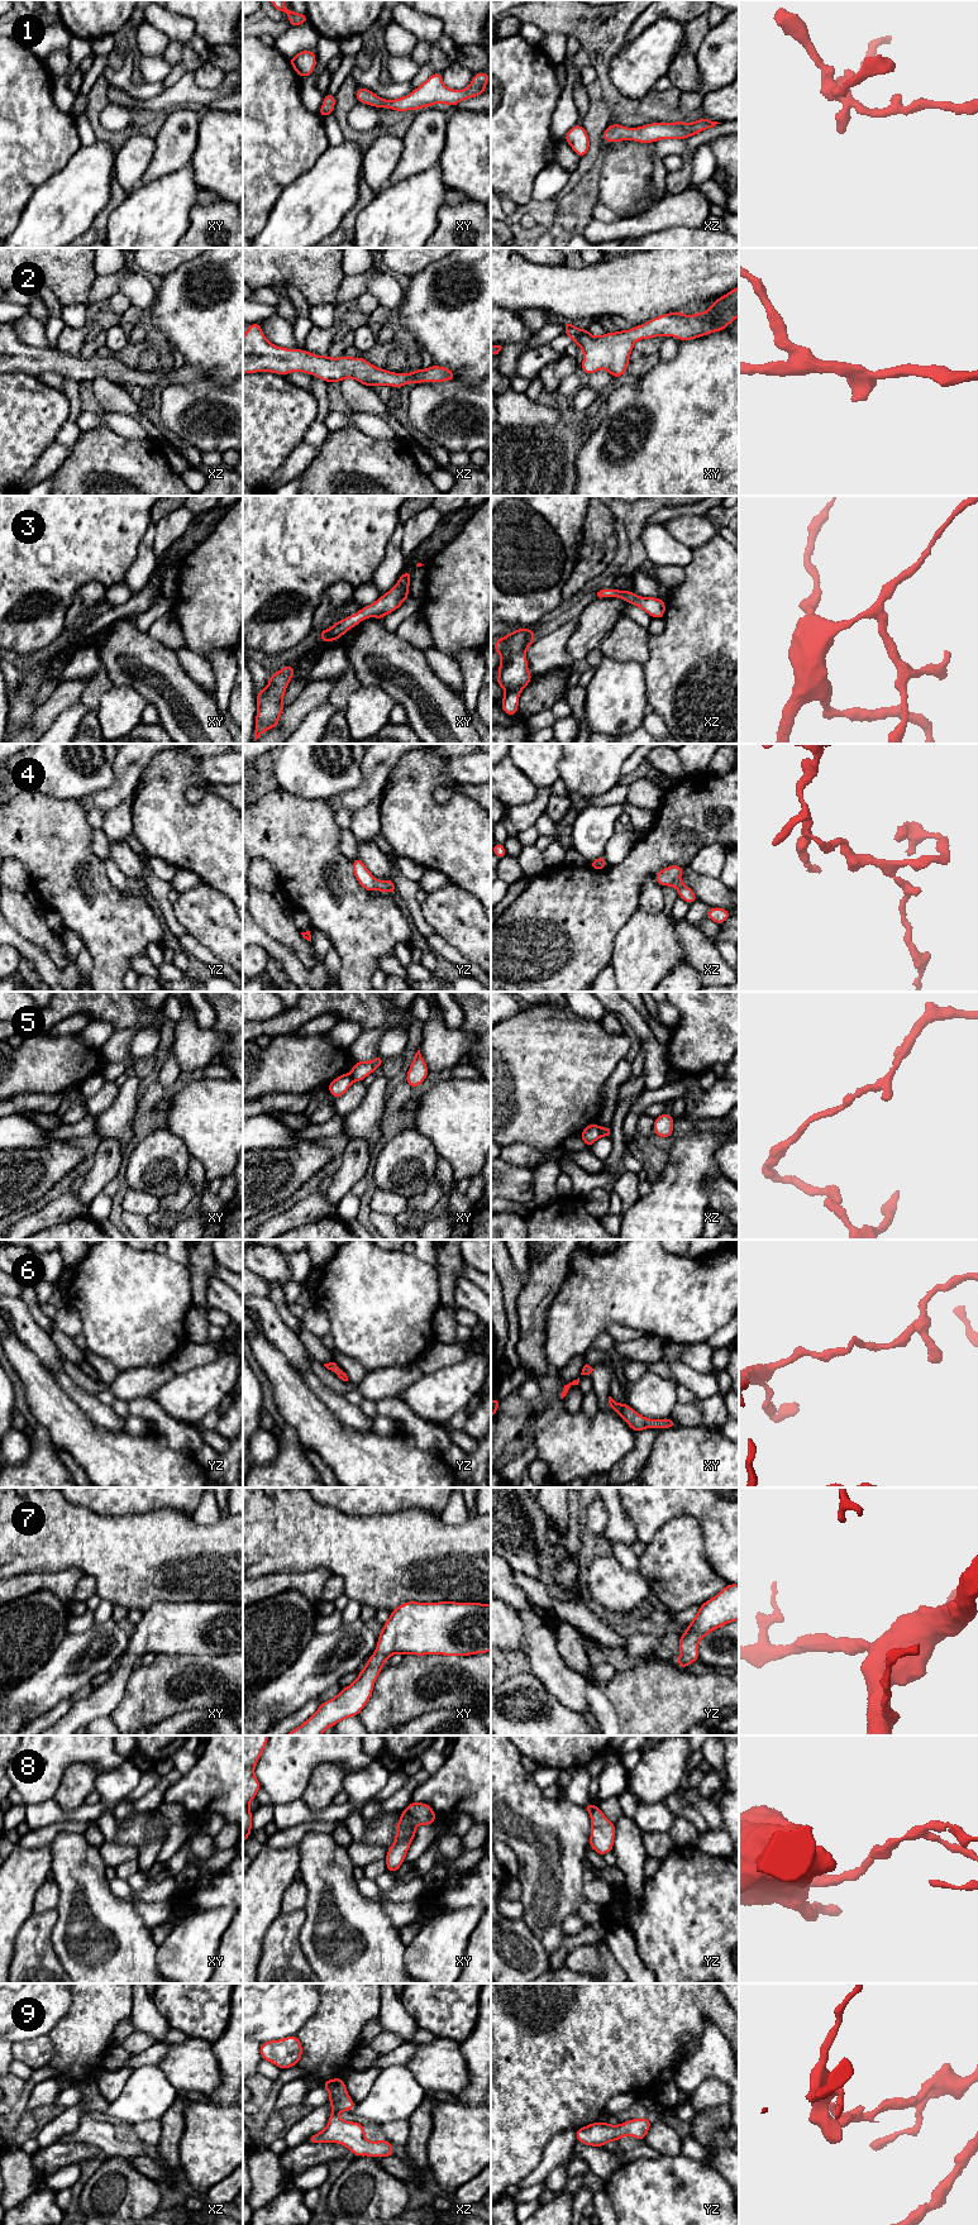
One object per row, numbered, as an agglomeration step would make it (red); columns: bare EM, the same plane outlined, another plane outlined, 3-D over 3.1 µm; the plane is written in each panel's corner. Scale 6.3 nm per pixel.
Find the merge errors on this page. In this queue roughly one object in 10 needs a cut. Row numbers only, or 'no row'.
5, 8

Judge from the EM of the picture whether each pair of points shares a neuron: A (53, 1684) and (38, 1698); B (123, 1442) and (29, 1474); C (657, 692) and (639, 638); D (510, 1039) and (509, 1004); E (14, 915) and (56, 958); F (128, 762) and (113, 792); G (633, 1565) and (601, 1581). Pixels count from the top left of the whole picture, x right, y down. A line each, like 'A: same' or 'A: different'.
A: same
B: different
C: different
D: different
E: same
F: same
G: different

